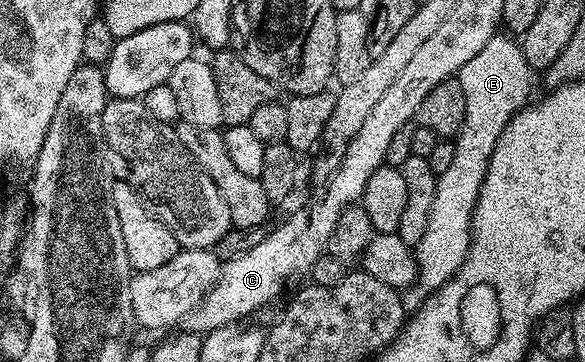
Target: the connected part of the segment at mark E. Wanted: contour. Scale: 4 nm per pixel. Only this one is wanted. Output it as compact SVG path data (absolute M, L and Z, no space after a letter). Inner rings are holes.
M496 33L477 56L473 56L465 68L457 75L461 84L461 92L465 92L465 120L458 134L454 135L453 160L449 169L437 176L437 192L433 192L433 208L429 211L429 224L425 227L425 236L414 246L415 262L419 265L419 275L415 283L402 291L403 304L407 312L414 312L435 290L441 289L461 268L471 247L471 221L475 215L475 205L481 192L481 184L485 180L485 172L489 168L489 160L493 156L493 148L497 148L497 140L501 140L501 132L509 124L509 120L524 106L528 105L531 94L531 74L533 68L525 60L522 45L514 37L506 33Z

